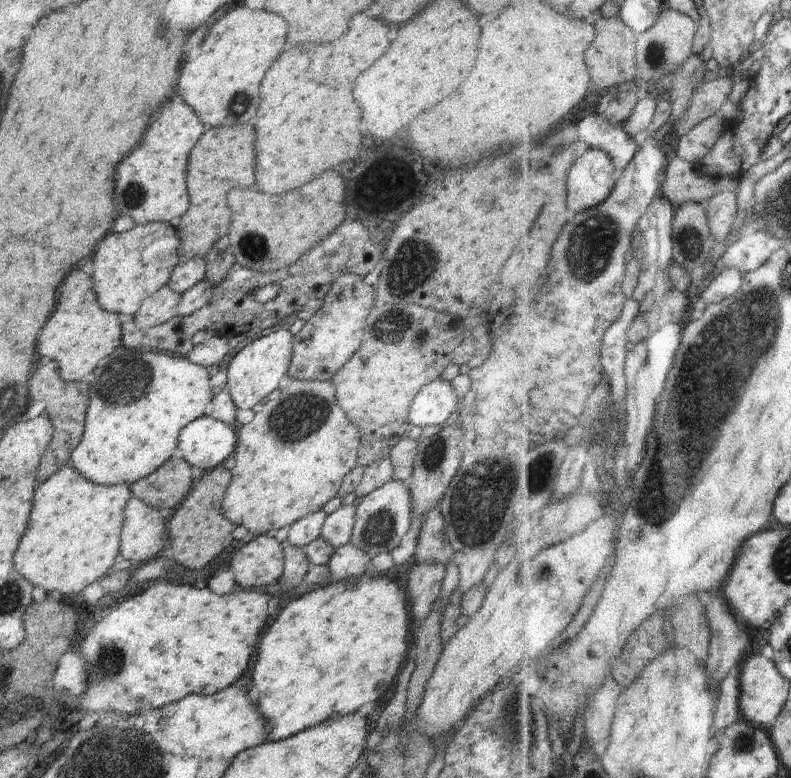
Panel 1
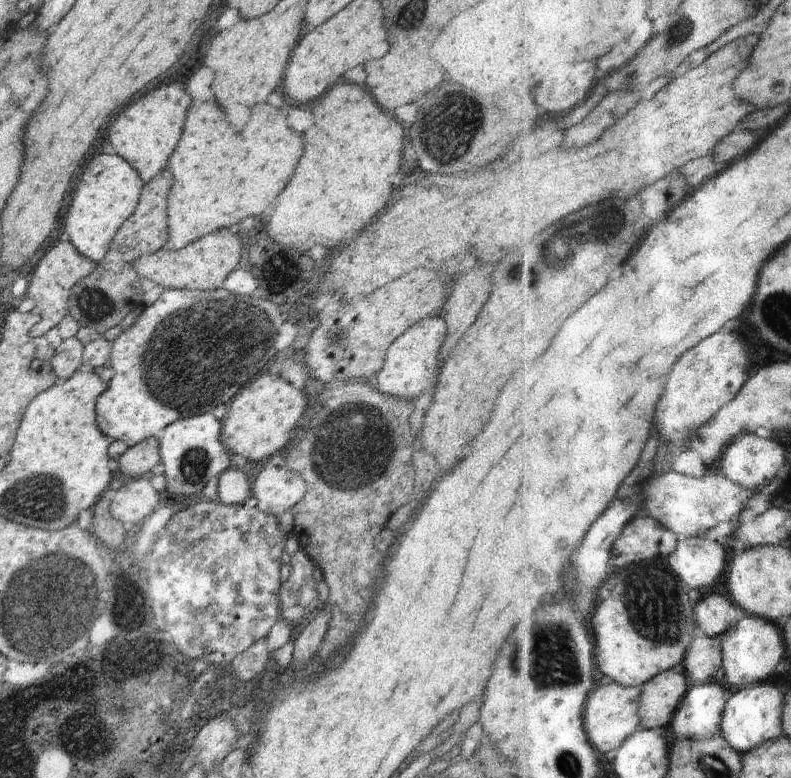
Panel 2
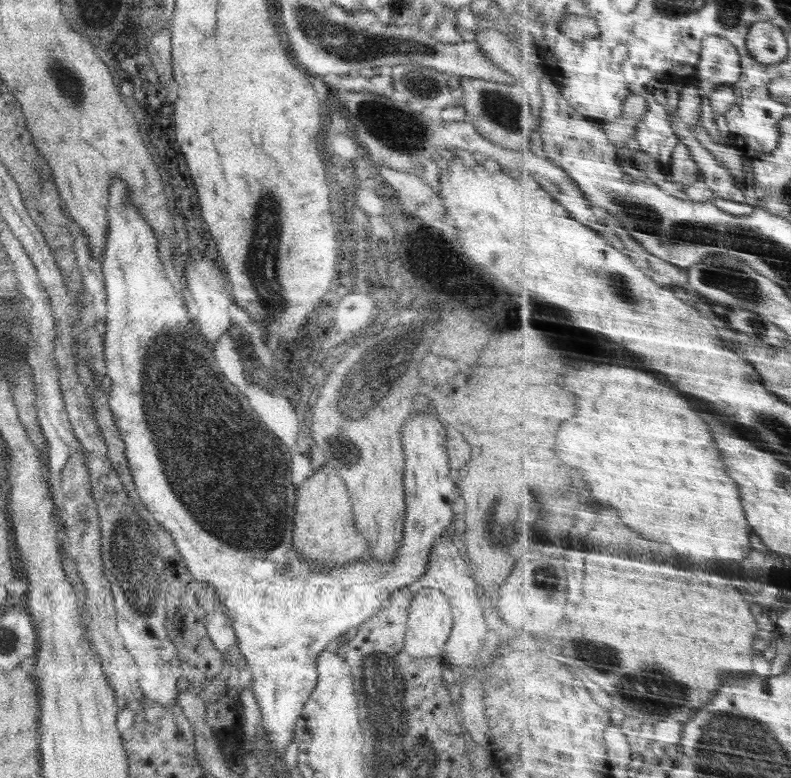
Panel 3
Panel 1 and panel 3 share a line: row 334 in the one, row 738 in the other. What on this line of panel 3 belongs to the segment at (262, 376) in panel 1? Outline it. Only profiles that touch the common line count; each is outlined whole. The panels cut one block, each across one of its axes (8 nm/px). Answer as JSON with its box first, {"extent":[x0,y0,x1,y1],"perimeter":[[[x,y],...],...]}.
{"extent":[100,178,459,753],"perimeter":[[[116,178],[112,182],[108,199],[110,200],[108,200],[107,205],[107,215],[110,222],[108,222],[105,249],[100,258],[103,274],[101,279],[106,293],[107,310],[103,328],[103,353],[106,361],[106,374],[114,382],[110,384],[110,390],[108,390],[108,394],[110,394],[108,406],[117,426],[118,434],[124,441],[130,474],[142,504],[153,514],[158,523],[170,533],[193,579],[200,580],[203,584],[210,585],[215,590],[217,597],[225,606],[227,615],[232,619],[240,654],[244,655],[246,659],[245,675],[248,675],[249,679],[252,680],[252,691],[254,691],[255,701],[258,702],[261,725],[266,730],[271,750],[284,753],[293,740],[296,722],[301,719],[303,706],[316,687],[318,678],[316,660],[318,660],[318,654],[322,654],[326,650],[330,640],[334,640],[334,638],[346,632],[352,633],[359,624],[365,623],[374,613],[382,610],[389,603],[392,592],[397,588],[407,587],[412,582],[419,580],[426,572],[432,545],[436,540],[444,538],[442,534],[446,532],[451,522],[454,522],[452,519],[456,514],[452,511],[452,507],[455,506],[452,502],[454,502],[455,498],[458,498],[459,492],[457,484],[448,475],[451,468],[446,454],[446,446],[444,446],[446,430],[438,422],[436,414],[434,412],[430,414],[430,410],[418,411],[418,414],[407,420],[401,428],[401,441],[406,457],[403,470],[406,514],[403,539],[393,560],[363,557],[353,560],[353,562],[345,562],[345,564],[332,562],[332,565],[328,565],[328,563],[319,564],[319,562],[310,562],[302,558],[293,547],[296,486],[293,482],[290,482],[290,458],[286,454],[282,454],[282,446],[278,446],[280,444],[278,438],[274,438],[274,434],[270,434],[270,430],[266,430],[266,426],[262,426],[262,422],[258,422],[258,418],[254,418],[254,414],[250,414],[250,406],[246,406],[246,398],[242,398],[242,394],[230,394],[230,390],[226,390],[226,382],[222,382],[222,374],[218,374],[218,366],[216,366],[213,350],[208,348],[210,344],[206,344],[206,340],[200,336],[198,326],[196,326],[196,322],[190,320],[189,310],[182,297],[174,291],[174,286],[166,278],[162,263],[158,258],[158,243],[155,232],[144,222],[144,218],[142,218],[138,209],[130,202],[128,189],[122,180]]]}

